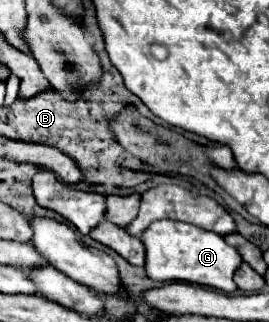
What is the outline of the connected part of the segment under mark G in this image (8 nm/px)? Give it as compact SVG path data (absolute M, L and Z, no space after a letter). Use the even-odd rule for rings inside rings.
M165 219L165 221L153 221L143 231L141 243L145 247L145 271L149 279L159 283L181 281L181 283L213 287L227 295L237 291L233 275L241 265L241 257L217 233L199 229L189 223Z

